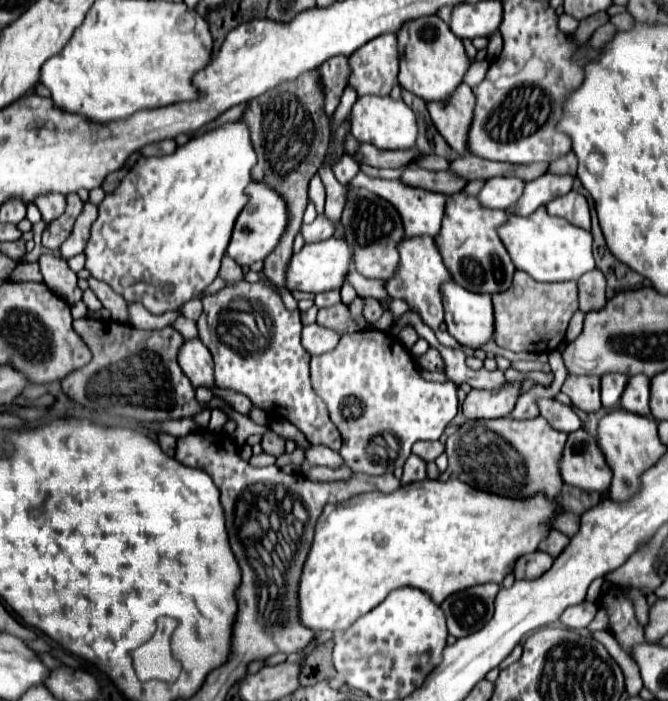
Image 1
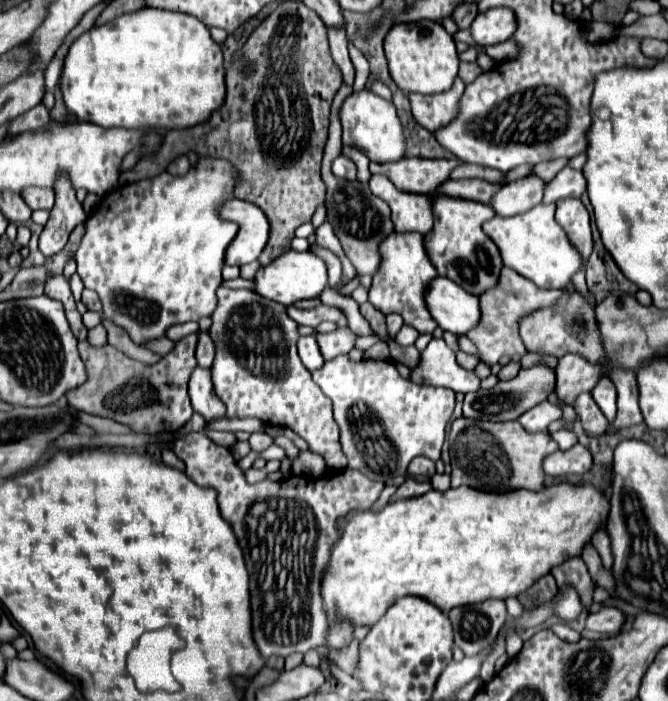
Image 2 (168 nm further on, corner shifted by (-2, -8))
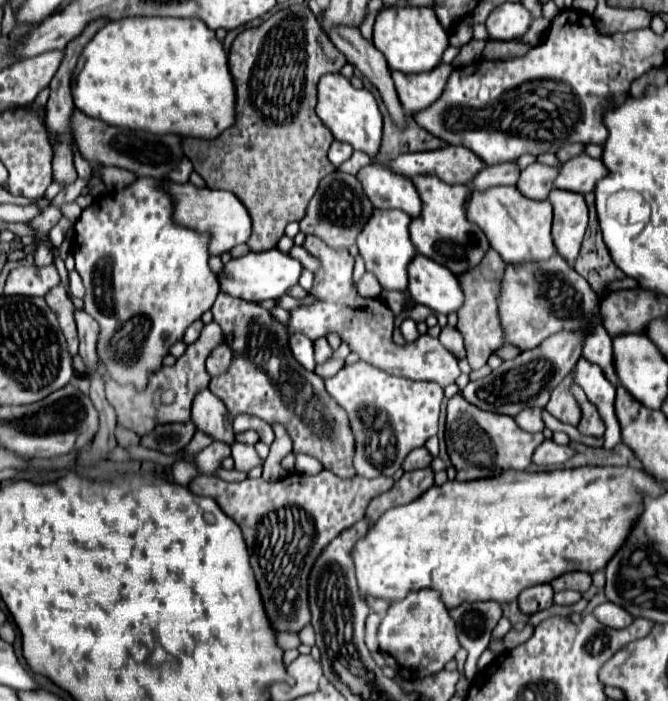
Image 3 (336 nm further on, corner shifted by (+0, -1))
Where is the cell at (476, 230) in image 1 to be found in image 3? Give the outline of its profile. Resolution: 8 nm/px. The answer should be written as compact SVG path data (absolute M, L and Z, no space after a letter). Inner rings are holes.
M414 175L412 183L422 199L422 211L410 221L410 239L418 253L446 265L454 275L474 267L490 249L482 229L466 219L470 189L466 185L448 185L434 175Z

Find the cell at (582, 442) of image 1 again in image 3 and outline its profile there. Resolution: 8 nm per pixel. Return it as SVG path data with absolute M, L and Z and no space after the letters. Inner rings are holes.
M542 441L532 455L532 463L534 465L562 465L570 457L574 457L574 449L570 449L570 445L562 447L562 445L556 445L554 441Z

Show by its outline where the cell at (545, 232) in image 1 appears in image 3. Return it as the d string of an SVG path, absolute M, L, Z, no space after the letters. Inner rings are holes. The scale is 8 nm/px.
M490 187L486 191L472 191L468 207L466 207L466 217L476 223L484 235L490 241L490 247L500 253L500 257L506 263L522 263L522 261L532 261L532 259L548 259L556 247L552 243L552 205L548 201L532 201L524 197L516 187Z

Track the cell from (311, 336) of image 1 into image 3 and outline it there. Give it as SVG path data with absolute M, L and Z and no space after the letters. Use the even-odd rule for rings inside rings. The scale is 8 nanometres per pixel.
M292 335L290 337L290 351L294 355L294 359L306 367L306 371L314 371L314 349L312 349L312 341L306 339L304 335Z

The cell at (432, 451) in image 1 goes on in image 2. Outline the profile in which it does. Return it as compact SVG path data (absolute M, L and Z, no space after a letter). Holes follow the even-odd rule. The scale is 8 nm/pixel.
M416 456L410 466L408 466L408 474L412 476L428 476L432 478L436 474L436 468L434 468L434 462L430 458L424 458L424 456Z

